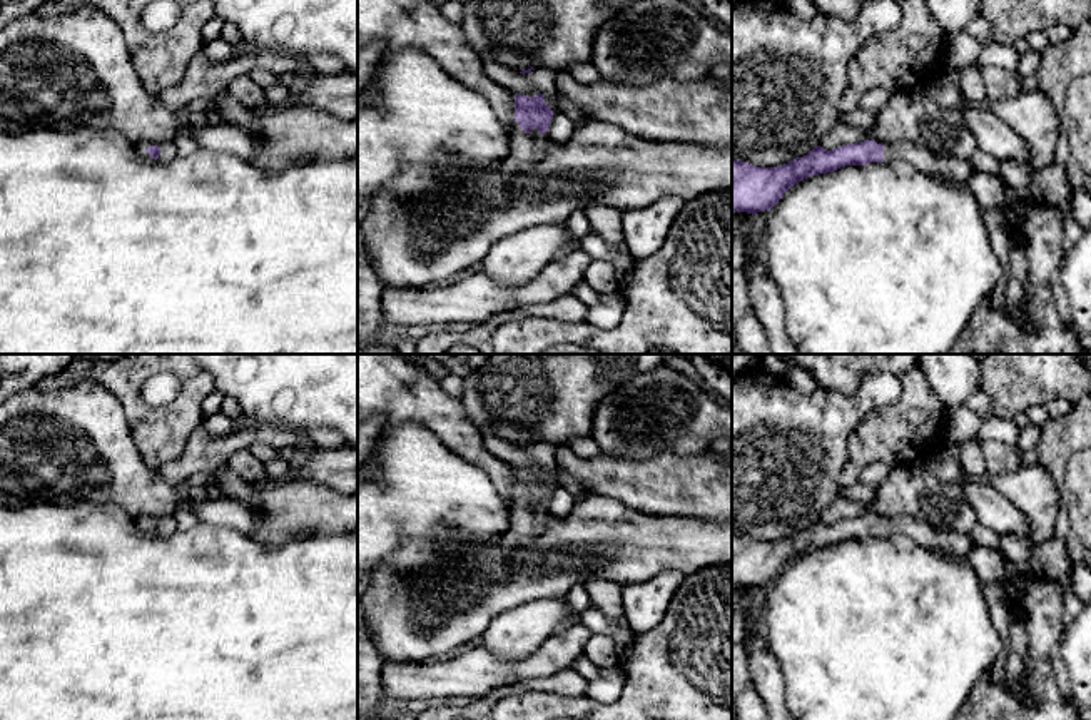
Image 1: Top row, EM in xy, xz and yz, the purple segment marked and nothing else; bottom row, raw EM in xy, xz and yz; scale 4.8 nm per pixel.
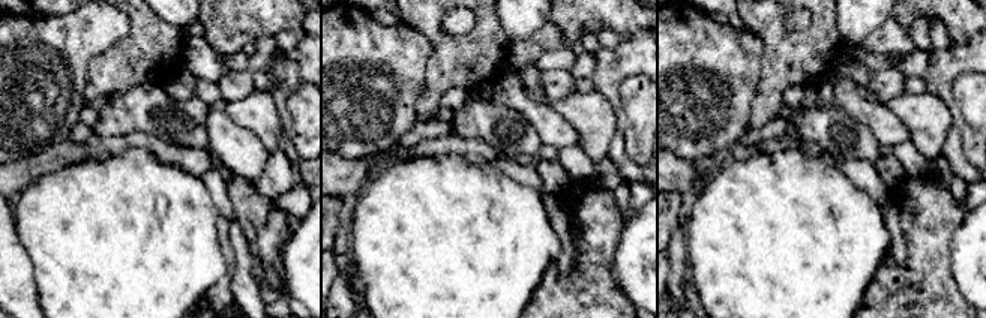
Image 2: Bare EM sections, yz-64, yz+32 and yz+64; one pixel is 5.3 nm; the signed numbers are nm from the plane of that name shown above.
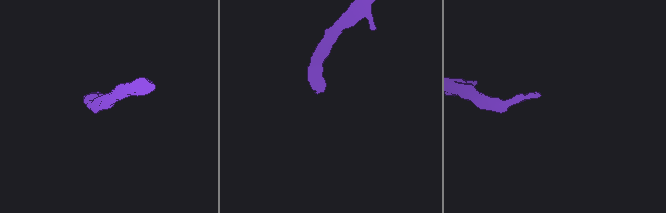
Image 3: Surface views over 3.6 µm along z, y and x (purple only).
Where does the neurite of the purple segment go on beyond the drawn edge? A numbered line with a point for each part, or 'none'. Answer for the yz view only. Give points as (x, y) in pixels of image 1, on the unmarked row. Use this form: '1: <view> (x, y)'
1: yz (923, 533)

